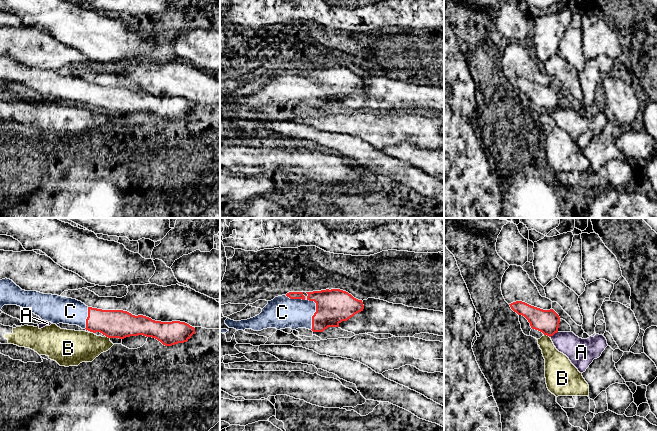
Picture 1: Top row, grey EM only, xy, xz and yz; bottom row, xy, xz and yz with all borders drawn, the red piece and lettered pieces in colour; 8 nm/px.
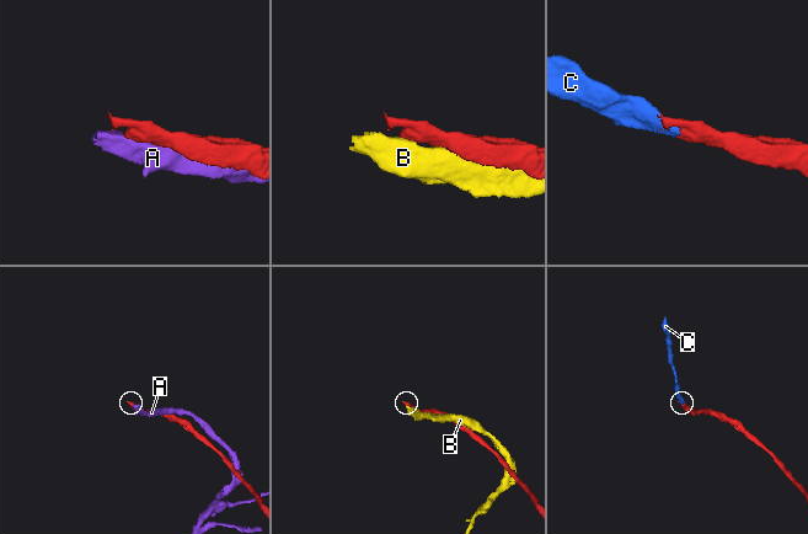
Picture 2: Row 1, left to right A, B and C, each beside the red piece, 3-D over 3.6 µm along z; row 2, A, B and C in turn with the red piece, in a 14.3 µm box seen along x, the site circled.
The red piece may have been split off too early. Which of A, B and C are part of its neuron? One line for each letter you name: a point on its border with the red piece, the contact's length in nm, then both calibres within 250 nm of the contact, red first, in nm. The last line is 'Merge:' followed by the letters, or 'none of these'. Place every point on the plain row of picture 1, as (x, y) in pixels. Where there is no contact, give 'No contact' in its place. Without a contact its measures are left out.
C: Touches red at xz (315, 88). Shared border 260 nm. Thickness 280 nm (red) against 240 nm
Merge: C

